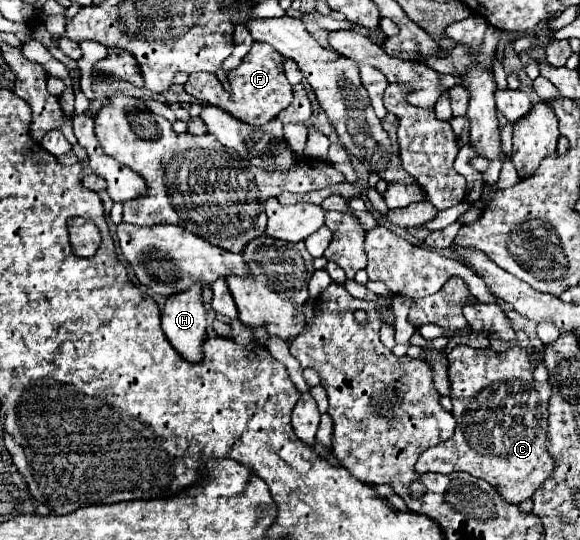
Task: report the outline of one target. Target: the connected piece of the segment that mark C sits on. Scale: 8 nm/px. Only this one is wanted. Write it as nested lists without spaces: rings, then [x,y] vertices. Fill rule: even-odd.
[[[455,346],[449,352],[449,382],[451,382],[451,414],[457,420],[451,440],[425,450],[415,470],[423,472],[467,472],[487,480],[503,500],[519,504],[553,472],[553,458],[545,454],[545,426],[551,386],[533,380],[529,354],[513,346],[505,352],[475,350]]]

